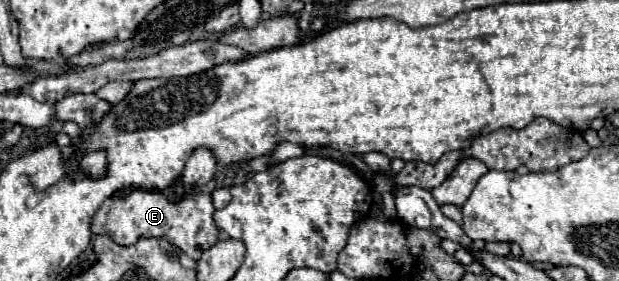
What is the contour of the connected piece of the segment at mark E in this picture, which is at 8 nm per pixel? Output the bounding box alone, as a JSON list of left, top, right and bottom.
[91,189,221,259]

